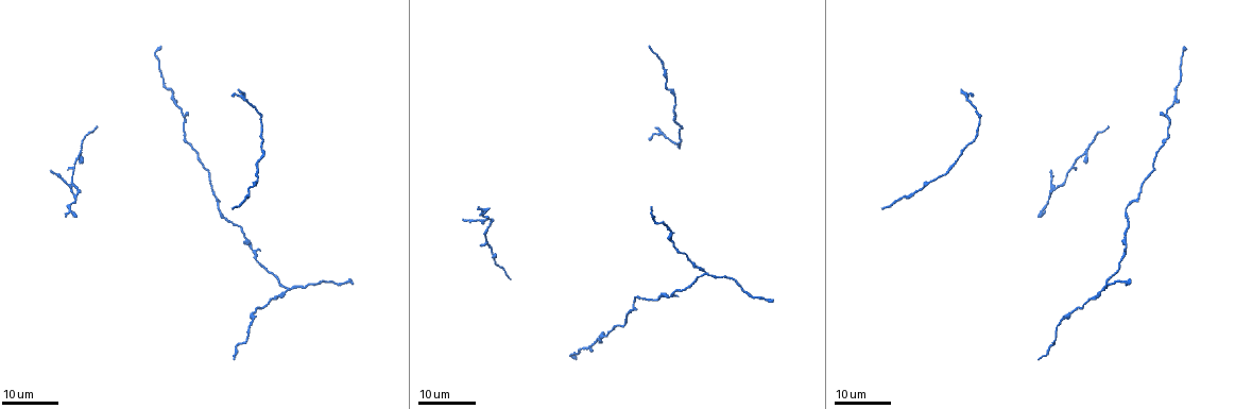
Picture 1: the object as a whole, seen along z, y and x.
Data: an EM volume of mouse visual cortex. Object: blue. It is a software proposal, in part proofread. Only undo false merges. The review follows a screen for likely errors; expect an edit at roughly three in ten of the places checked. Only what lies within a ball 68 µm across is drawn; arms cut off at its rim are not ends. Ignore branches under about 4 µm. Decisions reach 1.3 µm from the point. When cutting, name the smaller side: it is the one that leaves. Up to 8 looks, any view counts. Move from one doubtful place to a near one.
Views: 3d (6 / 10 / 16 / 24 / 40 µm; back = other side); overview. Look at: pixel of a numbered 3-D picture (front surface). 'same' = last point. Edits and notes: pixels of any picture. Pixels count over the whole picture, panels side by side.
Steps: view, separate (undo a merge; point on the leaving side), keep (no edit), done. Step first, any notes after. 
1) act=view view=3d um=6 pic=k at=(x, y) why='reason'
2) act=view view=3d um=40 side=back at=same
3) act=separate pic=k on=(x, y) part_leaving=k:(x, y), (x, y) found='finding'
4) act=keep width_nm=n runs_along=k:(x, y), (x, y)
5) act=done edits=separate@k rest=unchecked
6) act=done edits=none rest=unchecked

act=view view=3d um=16 pic=1 at=(1100, 289) why='branch point'

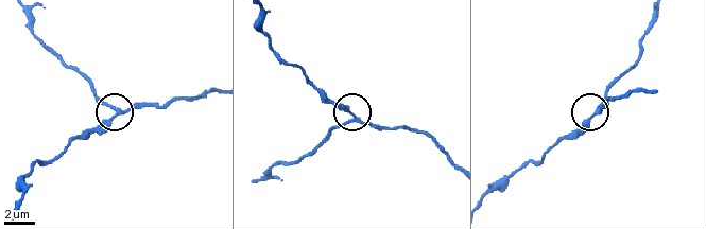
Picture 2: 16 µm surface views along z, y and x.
act=view view=3d um=10 pic=2 at=(116, 112)

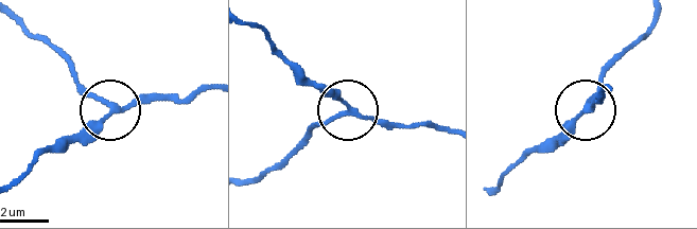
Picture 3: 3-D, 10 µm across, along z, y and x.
act=keep runs_along=3:(9, 11), (111, 105), (164, 95) found='one neuron here'

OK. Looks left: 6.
act=view view=3d um=16 pic=1 at=(669, 298) why='small branch off a trunk'

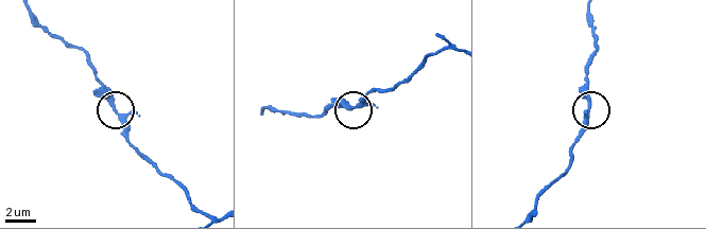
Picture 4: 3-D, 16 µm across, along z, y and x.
act=view view=3d um=10 pic=4 at=(355, 107)

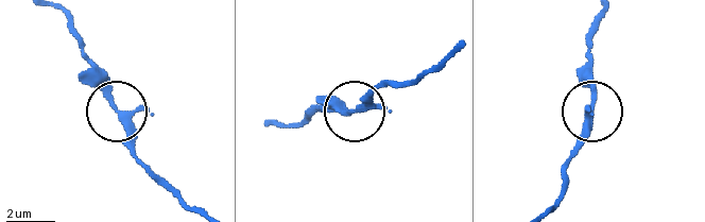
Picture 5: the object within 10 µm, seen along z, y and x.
act=keep width_nm=210 runs_along=5:(288, 124), (306, 113), (353, 113), (389, 84) found='continuous, no second neuron'

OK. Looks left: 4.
act=view view=3d um=24 pic=1 at=(73, 197) why='two arms in line, one across'

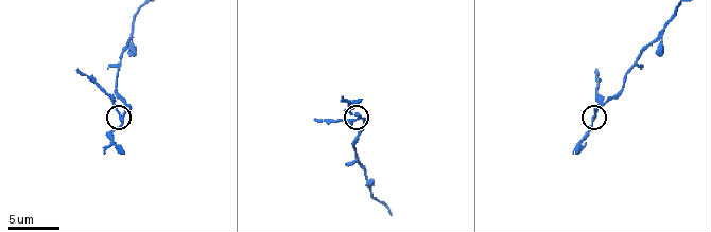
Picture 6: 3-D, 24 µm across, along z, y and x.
act=view view=3d um=6 pic=6 at=(123, 115)

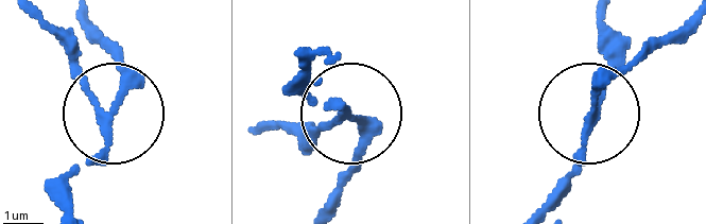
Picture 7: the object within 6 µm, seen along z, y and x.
act=separate pic=7 on=(76, 63) side_arm_um=5 arms=3 found='a second neuron is stuck on'

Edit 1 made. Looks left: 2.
act=done edits=separate@7 rest=unchecked

